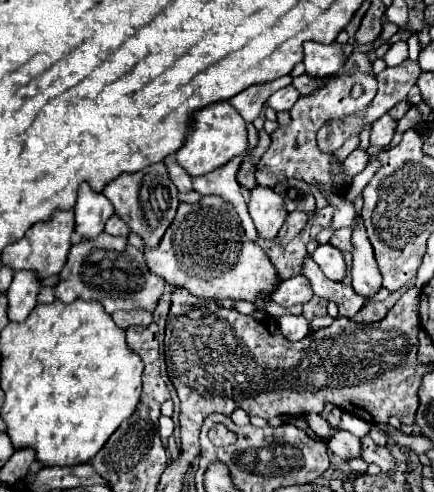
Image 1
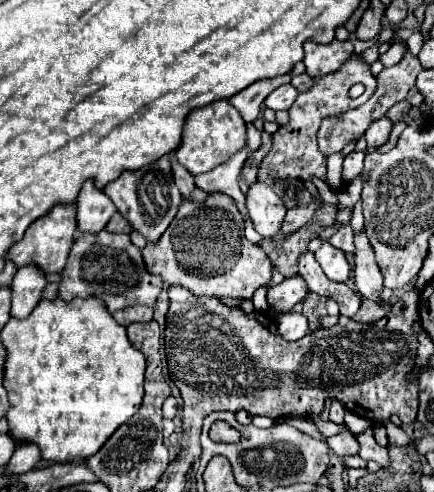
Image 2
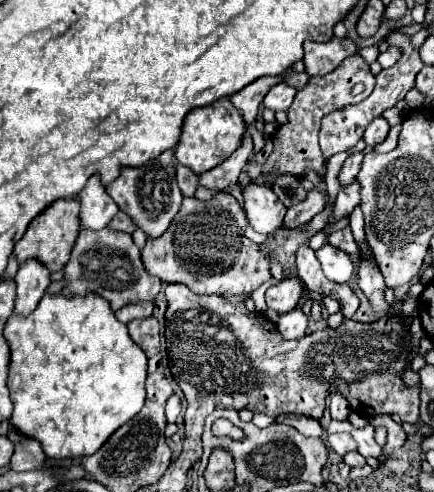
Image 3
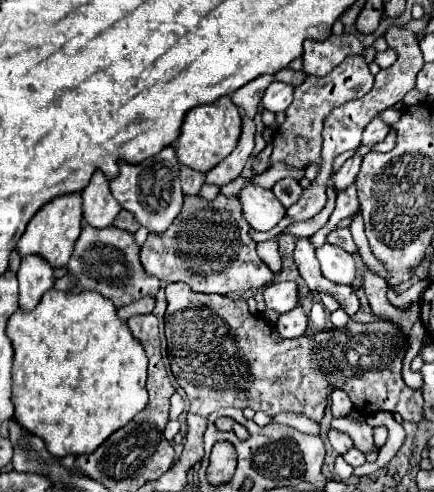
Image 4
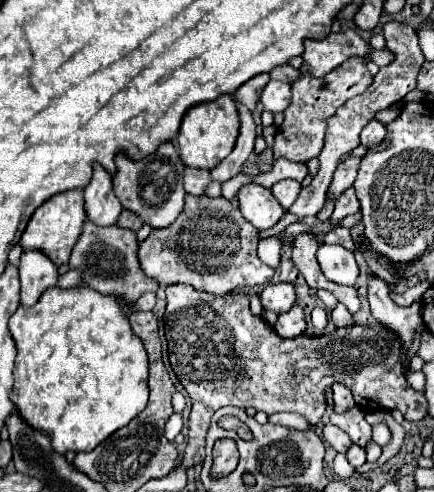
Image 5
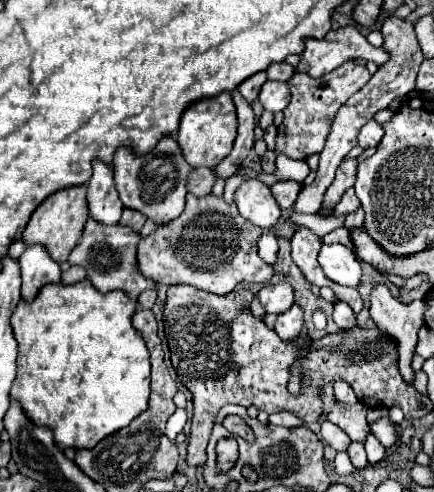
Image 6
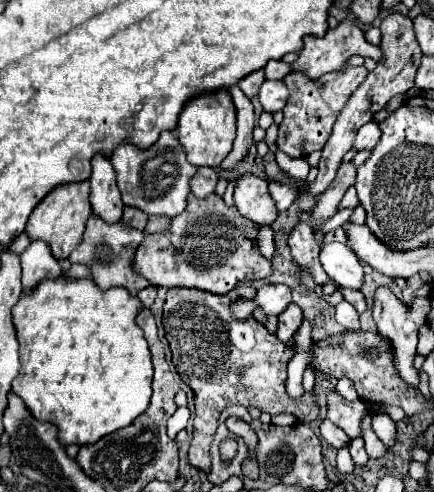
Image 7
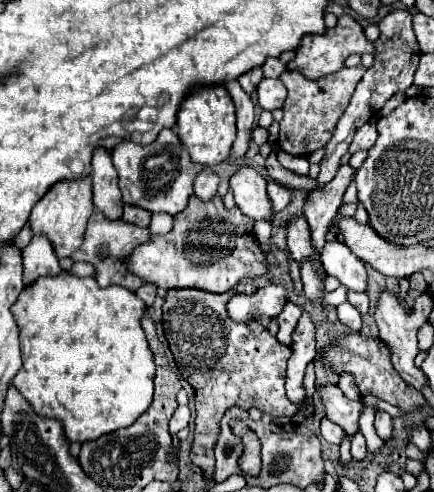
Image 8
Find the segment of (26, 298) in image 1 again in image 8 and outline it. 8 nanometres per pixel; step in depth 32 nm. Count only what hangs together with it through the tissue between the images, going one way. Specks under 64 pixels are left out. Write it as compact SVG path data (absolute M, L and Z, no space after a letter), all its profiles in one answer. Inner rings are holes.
M44 234L32 236L30 244L22 250L22 258L24 258L24 282L26 284L34 282L38 276L54 276L62 270L58 264L54 246Z

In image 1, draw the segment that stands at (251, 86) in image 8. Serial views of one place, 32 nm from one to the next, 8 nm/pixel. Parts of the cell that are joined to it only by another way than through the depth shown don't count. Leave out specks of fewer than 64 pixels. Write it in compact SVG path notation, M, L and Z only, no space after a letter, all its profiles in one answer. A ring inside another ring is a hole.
M282 76L278 80L272 80L272 82L266 82L266 84L254 84L252 88L246 88L242 90L240 94L236 94L234 98L230 98L228 102L240 112L240 116L246 120L246 122L254 122L258 118L258 114L262 112L262 106L264 102L268 100L268 96L272 92L276 92L278 88L286 86L292 82L292 76Z

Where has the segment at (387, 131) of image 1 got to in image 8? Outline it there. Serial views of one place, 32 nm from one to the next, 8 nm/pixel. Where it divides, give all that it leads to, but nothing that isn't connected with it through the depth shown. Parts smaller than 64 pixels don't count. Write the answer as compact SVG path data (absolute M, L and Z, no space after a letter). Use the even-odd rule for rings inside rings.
M364 124L362 128L356 130L356 136L354 136L348 152L354 154L354 152L358 152L358 150L368 150L368 148L372 148L372 144L376 142L376 136L378 136L378 134L376 134L376 126L374 126L374 124Z

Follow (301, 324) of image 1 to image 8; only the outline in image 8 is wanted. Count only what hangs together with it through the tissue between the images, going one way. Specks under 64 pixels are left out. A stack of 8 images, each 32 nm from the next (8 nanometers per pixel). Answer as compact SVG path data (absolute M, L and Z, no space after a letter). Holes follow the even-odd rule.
M286 302L286 304L284 304L282 312L278 314L278 326L280 326L280 332L276 334L276 338L278 338L280 344L290 346L290 334L292 334L292 330L294 330L294 326L296 326L300 314L302 314L300 306L296 306L296 304L292 304L292 302Z

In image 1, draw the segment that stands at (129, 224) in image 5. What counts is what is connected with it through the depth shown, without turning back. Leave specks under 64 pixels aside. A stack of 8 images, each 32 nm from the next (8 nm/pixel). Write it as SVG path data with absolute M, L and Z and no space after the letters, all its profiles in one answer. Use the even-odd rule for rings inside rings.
M114 214L114 216L106 222L104 232L114 234L114 236L128 236L128 234L130 234L130 228L128 228L128 224L126 224L124 220L120 220L120 216Z

